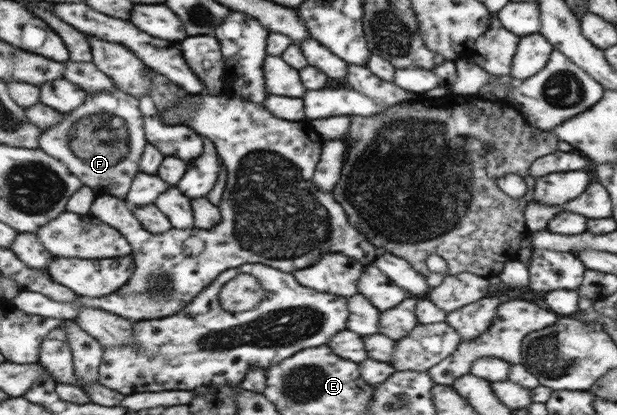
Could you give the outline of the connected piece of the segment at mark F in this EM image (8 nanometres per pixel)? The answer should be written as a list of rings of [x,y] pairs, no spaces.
[[[118,87],[109,91],[88,93],[80,106],[63,113],[63,119],[58,124],[42,130],[38,140],[39,148],[46,154],[61,160],[74,176],[95,192],[125,200],[132,179],[138,174],[139,162],[148,144],[144,131],[144,119],[139,109],[139,99]]]

